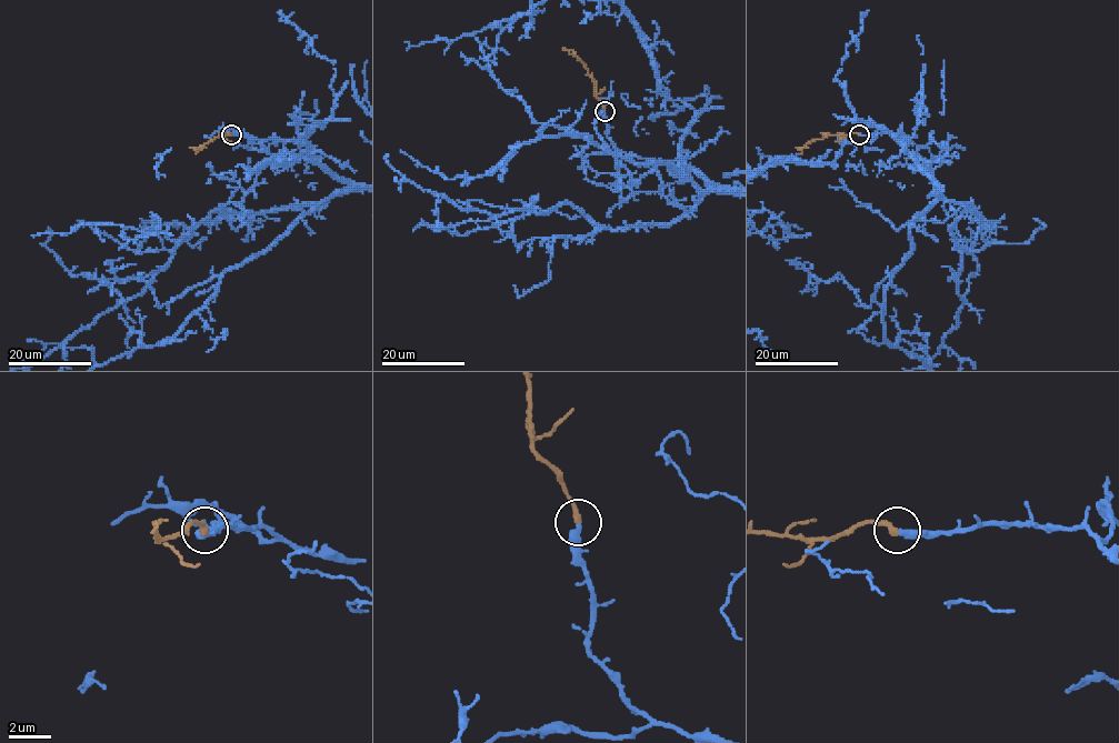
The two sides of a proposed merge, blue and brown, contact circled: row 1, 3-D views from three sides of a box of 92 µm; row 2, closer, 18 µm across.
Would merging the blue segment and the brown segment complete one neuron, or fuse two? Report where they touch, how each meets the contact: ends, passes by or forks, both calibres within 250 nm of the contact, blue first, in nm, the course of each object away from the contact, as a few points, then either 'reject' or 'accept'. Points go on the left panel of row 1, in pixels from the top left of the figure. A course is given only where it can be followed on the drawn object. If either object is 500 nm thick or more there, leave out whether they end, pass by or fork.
(231, 134) | blue ends | brown ends | 420/320 nm | brown via (231, 134), (221, 134), (201, 148), (189, 148) | accept

